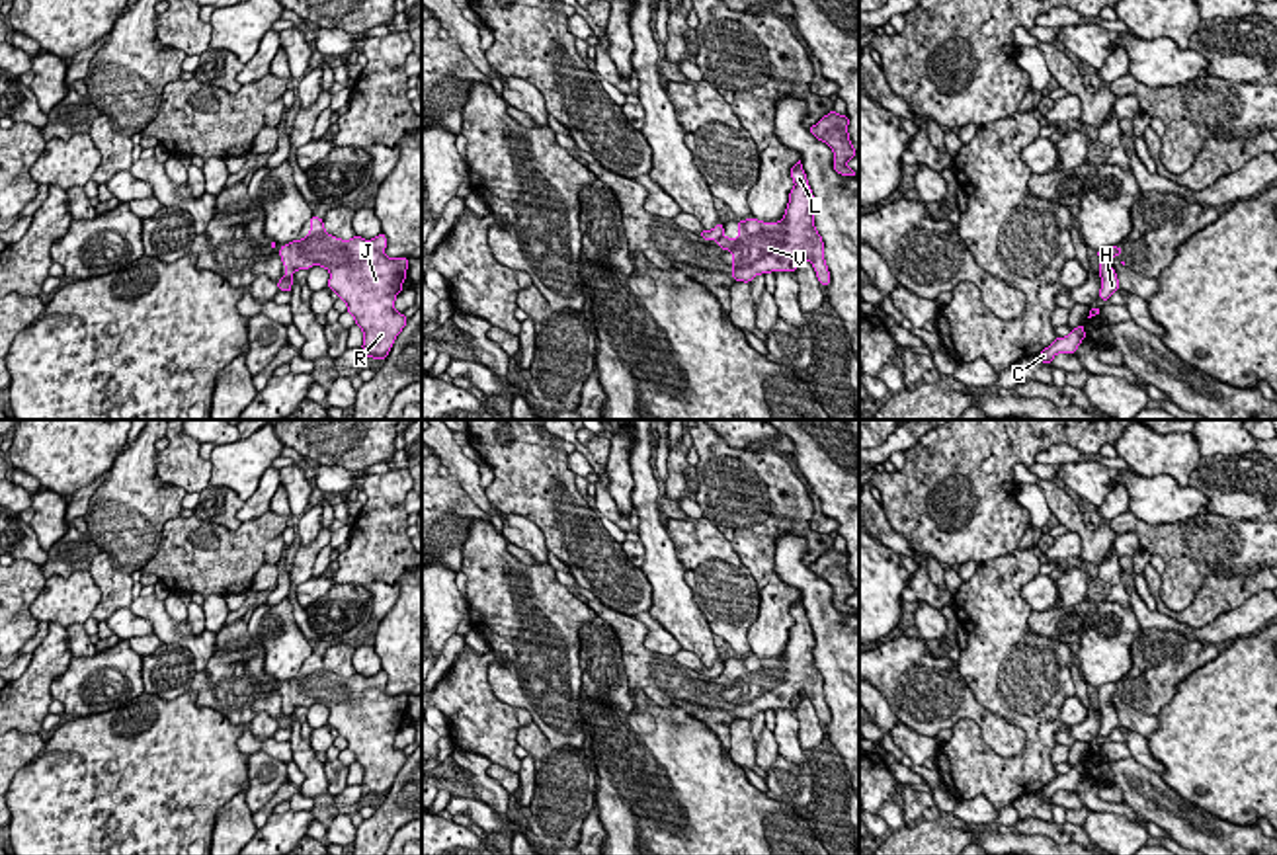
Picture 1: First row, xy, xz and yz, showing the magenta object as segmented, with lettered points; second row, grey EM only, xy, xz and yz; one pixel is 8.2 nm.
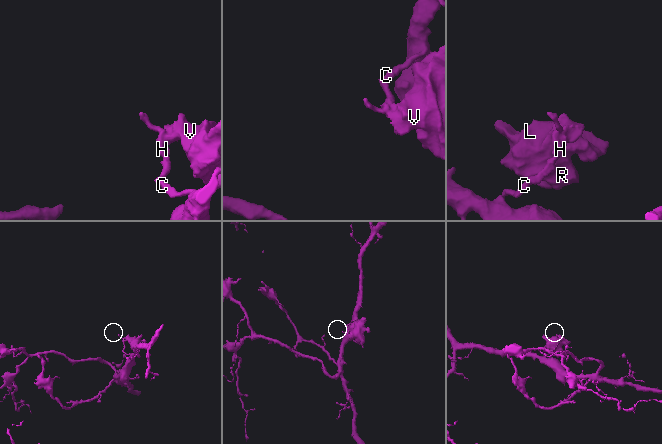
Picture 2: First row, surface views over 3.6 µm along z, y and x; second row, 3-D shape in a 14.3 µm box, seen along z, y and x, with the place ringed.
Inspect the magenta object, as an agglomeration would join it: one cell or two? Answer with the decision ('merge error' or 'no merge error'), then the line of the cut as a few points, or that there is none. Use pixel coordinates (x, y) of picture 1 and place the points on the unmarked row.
merge error | yz (1115, 686), (1117, 692)

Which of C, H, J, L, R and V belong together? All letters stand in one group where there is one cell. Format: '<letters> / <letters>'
C H / J L R V

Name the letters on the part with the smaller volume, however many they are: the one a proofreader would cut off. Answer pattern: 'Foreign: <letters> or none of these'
Foreign: J, L, R, V

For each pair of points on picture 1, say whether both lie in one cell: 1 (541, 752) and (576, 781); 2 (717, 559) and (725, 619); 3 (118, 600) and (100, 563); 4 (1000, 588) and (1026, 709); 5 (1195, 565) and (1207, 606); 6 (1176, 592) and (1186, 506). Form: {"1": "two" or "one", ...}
{"1": "one", "2": "one", "3": "one", "4": "one", "5": "two", "6": "two"}

